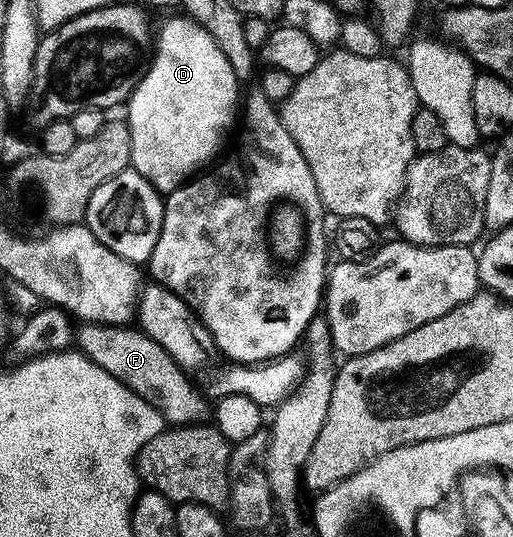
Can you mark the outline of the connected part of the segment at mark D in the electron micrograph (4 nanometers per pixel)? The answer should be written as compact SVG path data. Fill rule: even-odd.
M180 16L168 19L159 30L157 27L151 64L146 75L139 80L138 87L130 93L130 101L125 107L127 110L124 118L132 136L130 161L133 169L144 175L159 192L175 190L191 176L197 175L207 165L205 162L209 158L219 157L218 149L221 148L230 125L233 122L235 125L236 111L240 106L238 89L240 83L233 74L232 65L200 23L187 16Z

